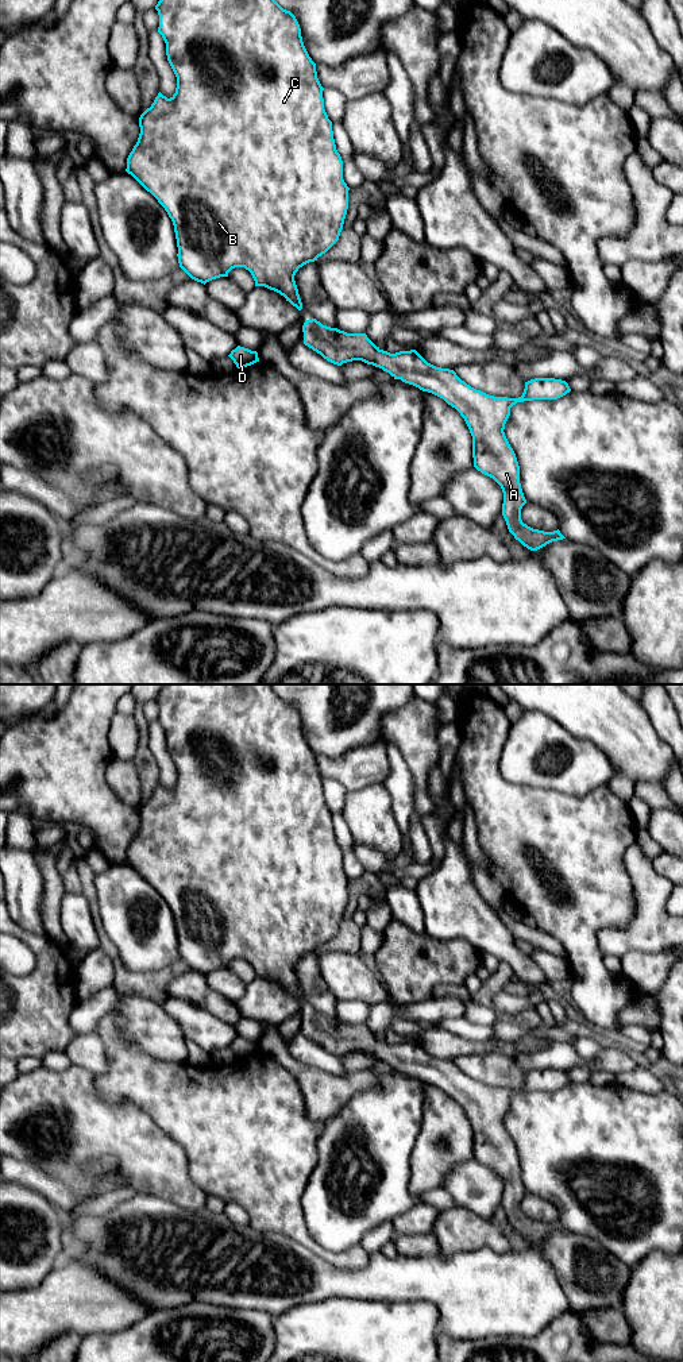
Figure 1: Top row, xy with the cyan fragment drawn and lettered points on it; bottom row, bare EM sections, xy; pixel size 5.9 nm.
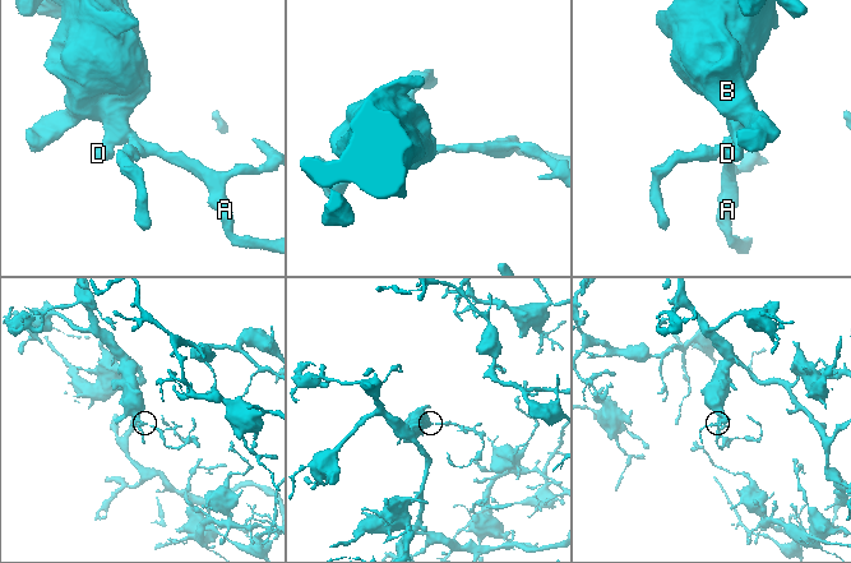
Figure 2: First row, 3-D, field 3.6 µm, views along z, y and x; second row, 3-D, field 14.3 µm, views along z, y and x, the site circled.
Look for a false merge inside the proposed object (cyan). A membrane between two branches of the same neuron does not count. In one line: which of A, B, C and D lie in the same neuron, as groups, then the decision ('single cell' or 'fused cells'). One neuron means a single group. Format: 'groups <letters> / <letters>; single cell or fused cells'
groups A B C D; single cell

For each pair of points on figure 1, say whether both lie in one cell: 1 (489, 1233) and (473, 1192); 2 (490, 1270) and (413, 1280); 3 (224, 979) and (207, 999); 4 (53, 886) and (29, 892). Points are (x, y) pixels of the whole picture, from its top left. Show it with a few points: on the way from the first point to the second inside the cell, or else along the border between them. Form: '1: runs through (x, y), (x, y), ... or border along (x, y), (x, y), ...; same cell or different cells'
1: border along (456, 1204), (485, 1219), (493, 1220); different cells
2: runs through (471, 1280), (432, 1280); same cell
3: border along (204, 976), (211, 988), (235, 1003); different cells
4: border along (35, 857), (43, 886), (42, 919); different cells

